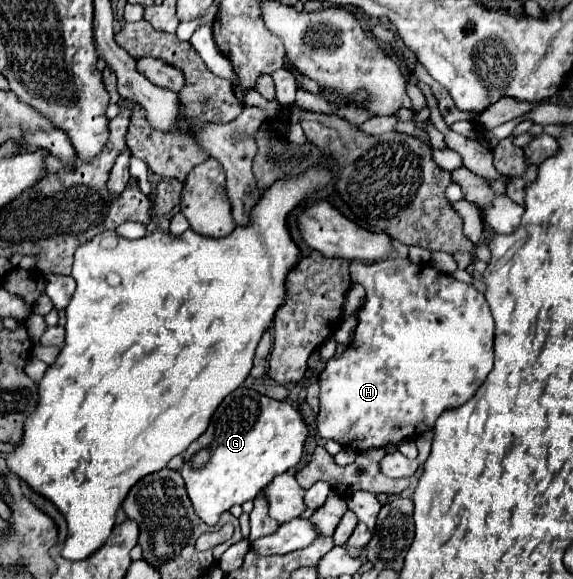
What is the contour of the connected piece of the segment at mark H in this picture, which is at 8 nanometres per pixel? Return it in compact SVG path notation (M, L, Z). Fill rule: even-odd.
M385 259L379 263L351 263L351 279L353 283L361 283L367 291L365 305L359 311L359 323L357 323L357 335L353 335L351 345L339 359L329 359L325 371L319 375L319 387L321 387L321 407L317 415L317 431L325 439L333 439L345 447L363 451L371 447L385 447L385 445L399 445L403 439L419 437L421 433L433 429L437 417L449 409L463 405L483 383L487 373L493 369L493 317L489 311L489 305L485 301L485 295L479 293L473 285L457 281L451 273L437 271L433 265L415 265L409 259Z

